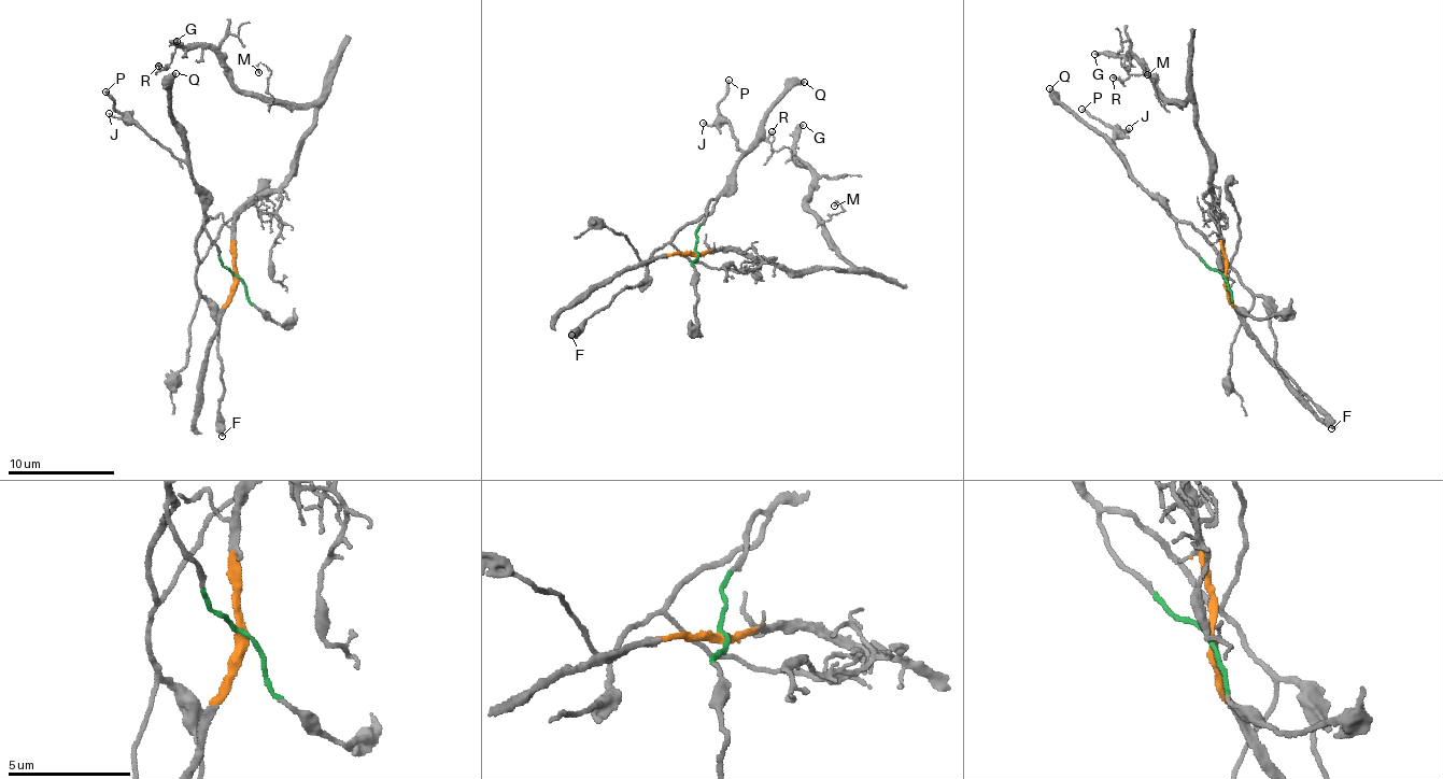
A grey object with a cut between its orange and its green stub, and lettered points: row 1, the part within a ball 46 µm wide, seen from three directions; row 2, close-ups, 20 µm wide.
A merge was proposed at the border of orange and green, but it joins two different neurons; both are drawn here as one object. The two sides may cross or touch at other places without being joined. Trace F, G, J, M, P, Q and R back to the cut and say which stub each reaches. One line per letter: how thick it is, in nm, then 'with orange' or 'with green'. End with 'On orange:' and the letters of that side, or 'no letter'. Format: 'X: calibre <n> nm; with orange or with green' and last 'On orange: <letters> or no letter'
F: calibre 550 nm; with green
G: calibre 280 nm; with orange
J: calibre 120 nm; with green
M: calibre 110 nm; with orange
P: calibre 190 nm; with green
Q: calibre 440 nm; with green
R: calibre 110 nm; with orange
On orange: G, M, R

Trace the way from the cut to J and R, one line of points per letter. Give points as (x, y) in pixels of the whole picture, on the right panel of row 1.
J: (1222, 274), (1208, 268), (1186, 244), (1176, 218), (1130, 174), (1115, 142), (1129, 128)
R: (1222, 274), (1196, 107), (1161, 100), (1133, 55), (1122, 56), (1128, 76), (1112, 76)

